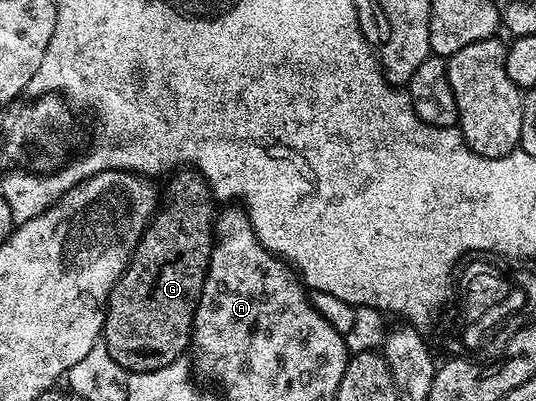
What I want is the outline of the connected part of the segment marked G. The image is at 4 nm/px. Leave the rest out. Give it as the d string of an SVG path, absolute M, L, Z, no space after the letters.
M195 170L177 171L172 178L173 180L162 188L163 203L159 205L156 215L148 223L148 229L142 234L132 255L132 261L128 263L128 269L112 287L104 314L102 342L110 350L110 358L114 358L114 362L118 362L118 366L122 366L129 374L170 366L170 362L181 359L185 355L184 351L189 351L194 314L212 257L214 221L218 208L208 181Z

